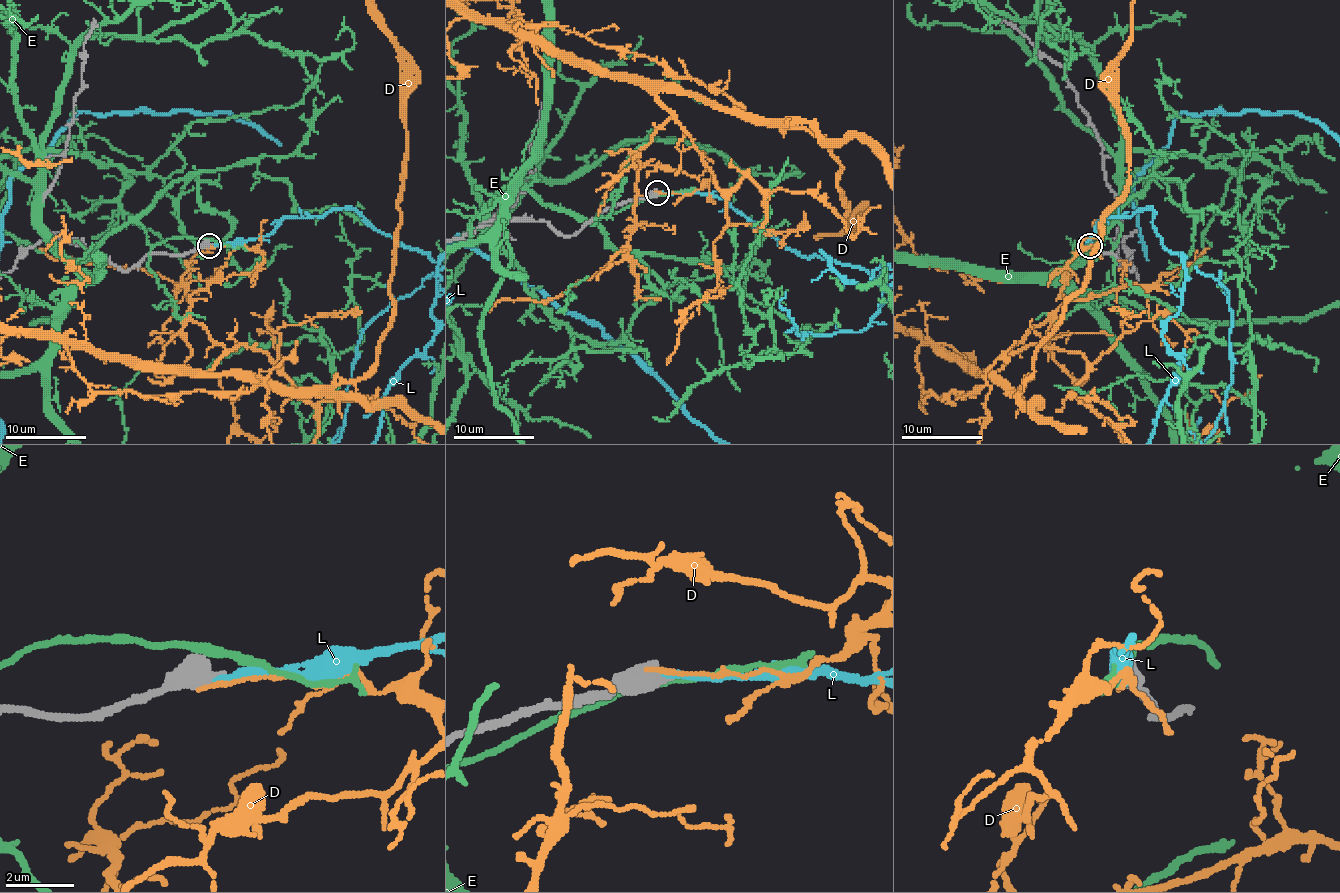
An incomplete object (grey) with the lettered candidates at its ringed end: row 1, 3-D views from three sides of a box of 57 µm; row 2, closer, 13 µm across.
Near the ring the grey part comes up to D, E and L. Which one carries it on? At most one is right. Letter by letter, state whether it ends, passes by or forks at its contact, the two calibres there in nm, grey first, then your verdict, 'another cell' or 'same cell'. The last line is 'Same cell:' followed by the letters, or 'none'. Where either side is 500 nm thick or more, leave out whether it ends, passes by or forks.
D: 700 nm thick on the grey side, 130 nm on the other; another cell
E: 650 nm thick on the grey side, 240 nm on the other; another cell
L: 600 nm thick on the grey side, 200 nm on the other; same cell
Same cell: L

